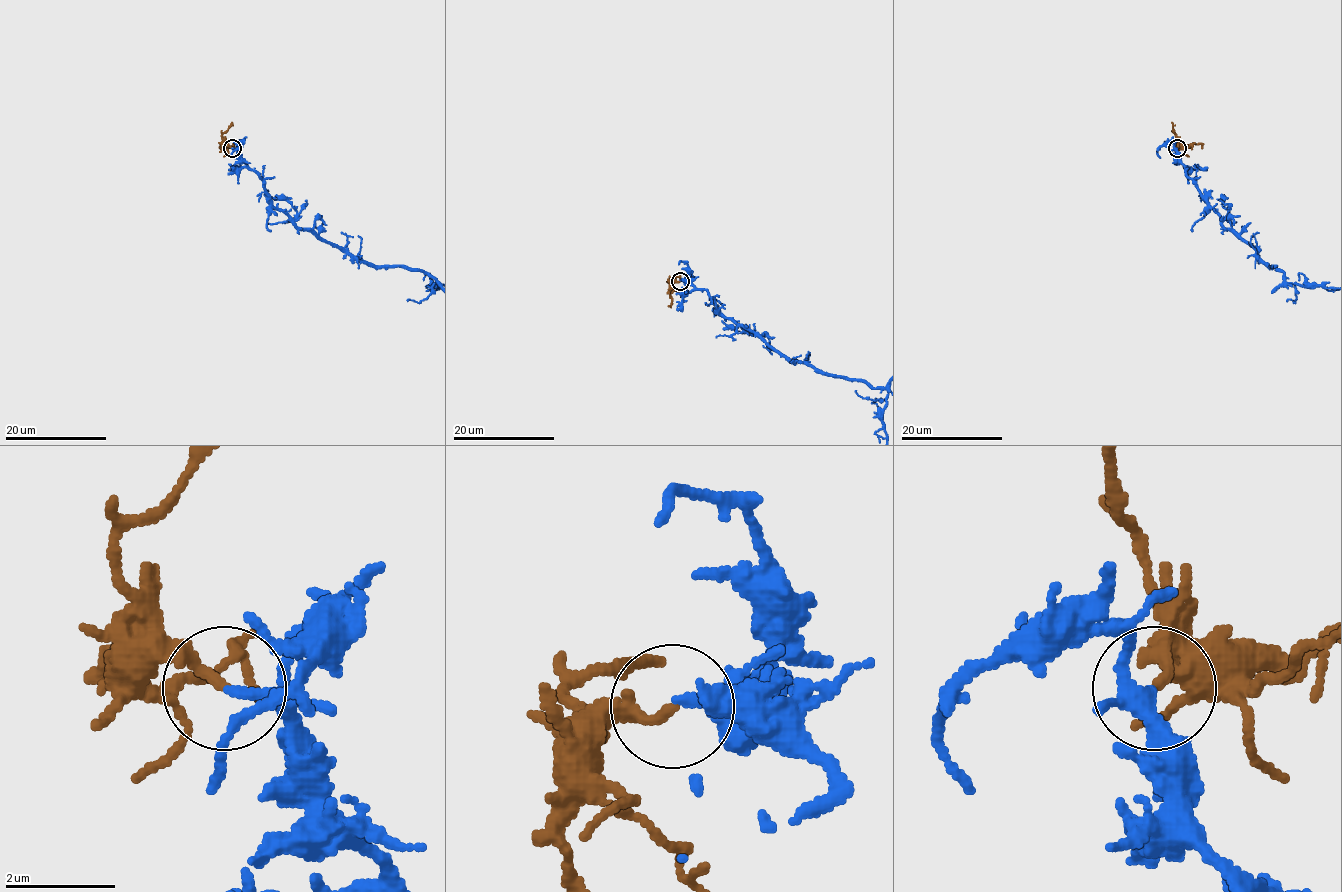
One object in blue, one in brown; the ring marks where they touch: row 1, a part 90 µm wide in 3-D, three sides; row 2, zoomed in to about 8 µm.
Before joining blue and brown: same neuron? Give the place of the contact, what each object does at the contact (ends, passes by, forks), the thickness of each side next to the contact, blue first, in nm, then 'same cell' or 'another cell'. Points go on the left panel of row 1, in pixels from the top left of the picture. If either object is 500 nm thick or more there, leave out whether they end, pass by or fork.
at (232, 148); blue ends there; brown ends there; 180 nm thick on the blue side, 190 nm on the other; same cell

